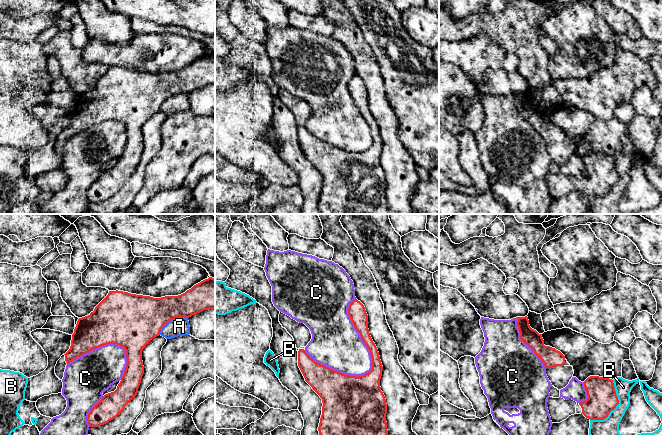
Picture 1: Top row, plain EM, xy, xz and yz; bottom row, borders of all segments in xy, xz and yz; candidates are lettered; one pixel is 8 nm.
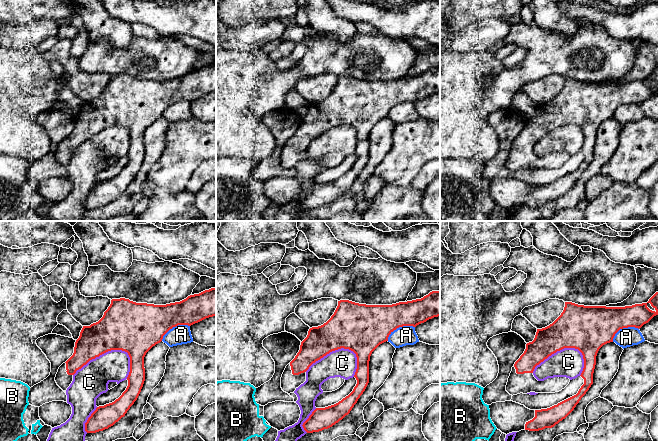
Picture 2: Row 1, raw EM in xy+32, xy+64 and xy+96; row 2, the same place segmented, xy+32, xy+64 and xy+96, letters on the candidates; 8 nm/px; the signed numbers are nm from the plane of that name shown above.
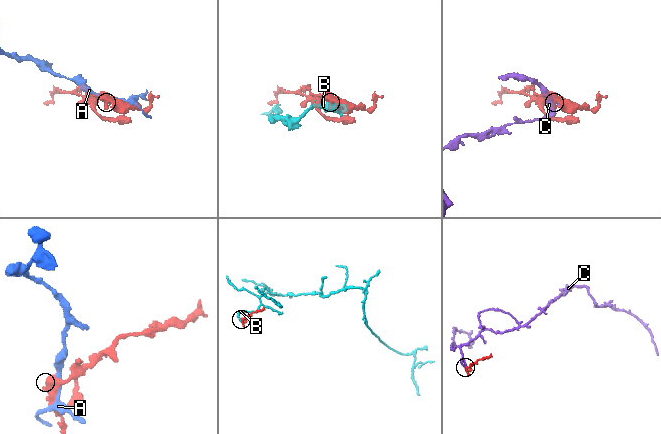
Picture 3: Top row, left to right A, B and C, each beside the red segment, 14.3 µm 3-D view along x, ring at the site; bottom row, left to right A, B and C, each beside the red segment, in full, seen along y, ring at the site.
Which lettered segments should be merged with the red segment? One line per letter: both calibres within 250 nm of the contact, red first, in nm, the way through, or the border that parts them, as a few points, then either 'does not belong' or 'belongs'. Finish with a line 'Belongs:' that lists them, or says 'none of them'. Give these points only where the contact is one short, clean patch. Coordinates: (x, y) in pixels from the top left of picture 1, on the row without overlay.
A: 380 nm thick on the red side, 140 nm on the other; does not belong
B: 240 nm thick on the red side, 220 nm on the other; does not belong
C: 140 nm thick on the red side, 400 nm on the other; does not belong
Belongs: none of them

